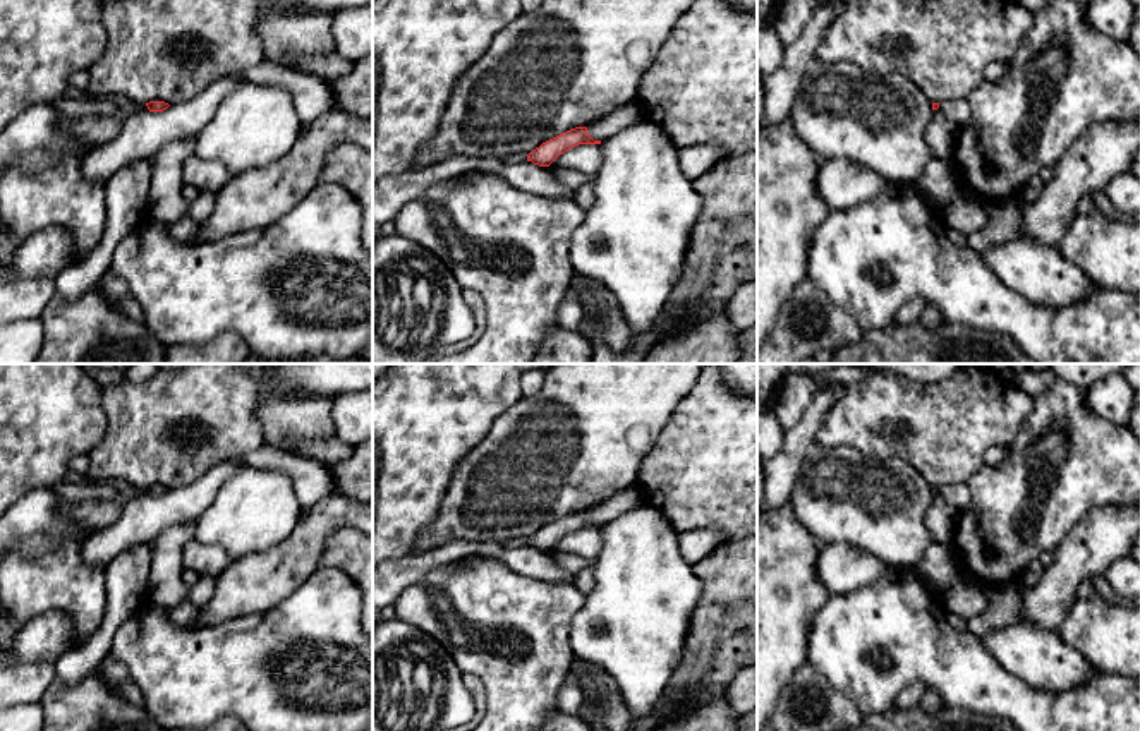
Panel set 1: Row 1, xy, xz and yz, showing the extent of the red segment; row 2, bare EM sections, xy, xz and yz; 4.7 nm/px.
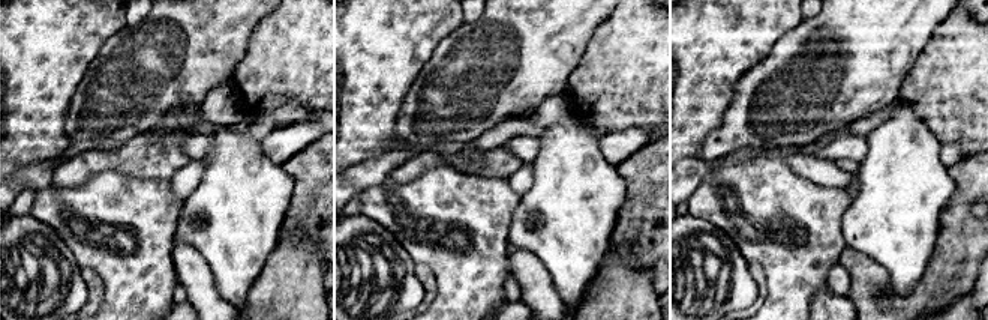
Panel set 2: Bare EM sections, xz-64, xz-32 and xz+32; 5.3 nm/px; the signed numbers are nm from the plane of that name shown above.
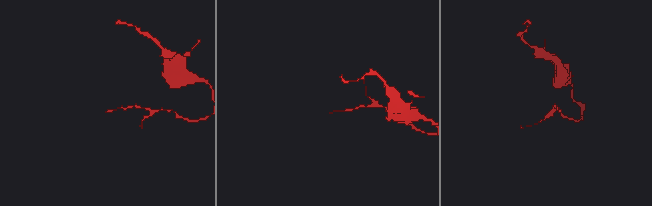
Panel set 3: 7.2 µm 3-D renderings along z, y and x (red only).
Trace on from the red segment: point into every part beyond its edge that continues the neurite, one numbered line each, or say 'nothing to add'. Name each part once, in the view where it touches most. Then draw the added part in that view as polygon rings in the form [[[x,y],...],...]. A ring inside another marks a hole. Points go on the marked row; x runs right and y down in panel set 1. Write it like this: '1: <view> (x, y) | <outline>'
nothing to add

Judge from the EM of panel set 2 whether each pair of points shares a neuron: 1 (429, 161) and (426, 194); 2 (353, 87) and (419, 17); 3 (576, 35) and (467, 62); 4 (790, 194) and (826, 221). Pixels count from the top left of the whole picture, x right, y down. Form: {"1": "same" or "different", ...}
{"1": "different", "2": "same", "3": "same", "4": "same"}

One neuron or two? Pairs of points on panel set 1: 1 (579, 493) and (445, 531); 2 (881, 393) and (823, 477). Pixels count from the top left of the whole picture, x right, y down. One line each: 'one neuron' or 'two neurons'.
1: one neuron
2: two neurons

